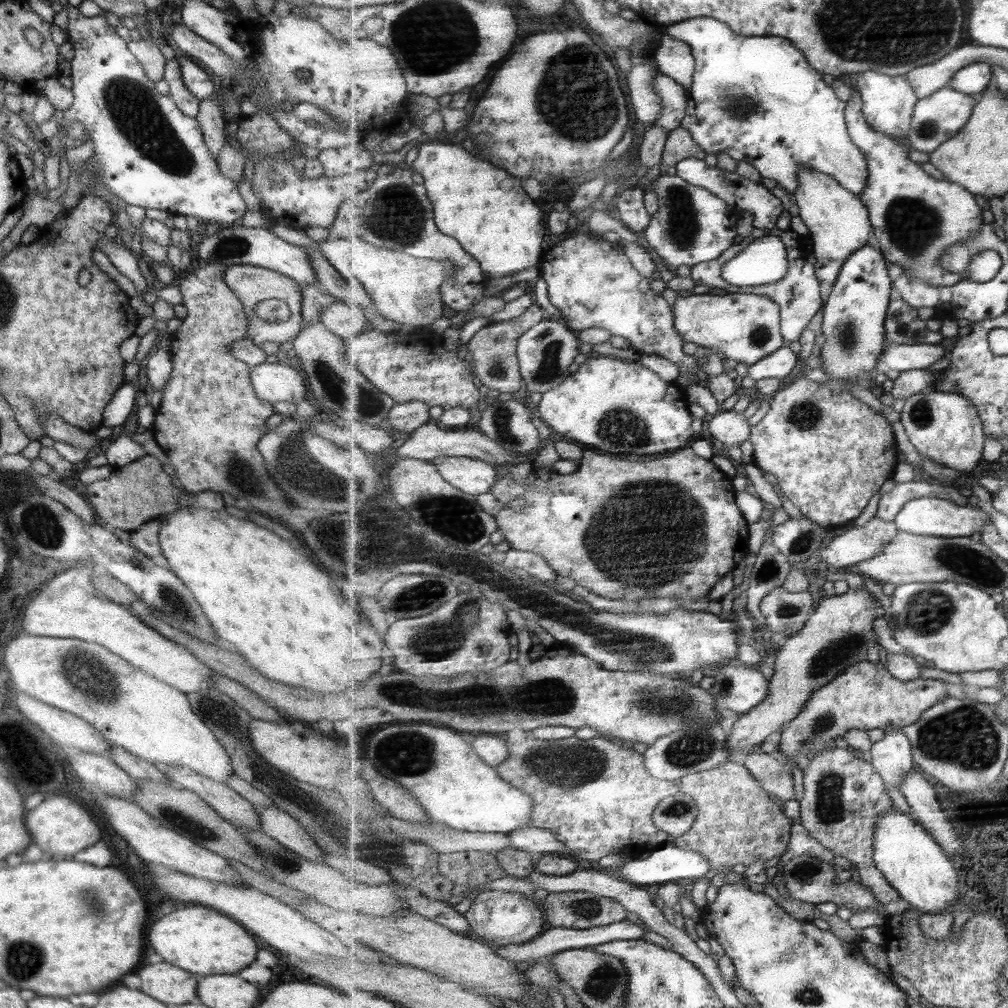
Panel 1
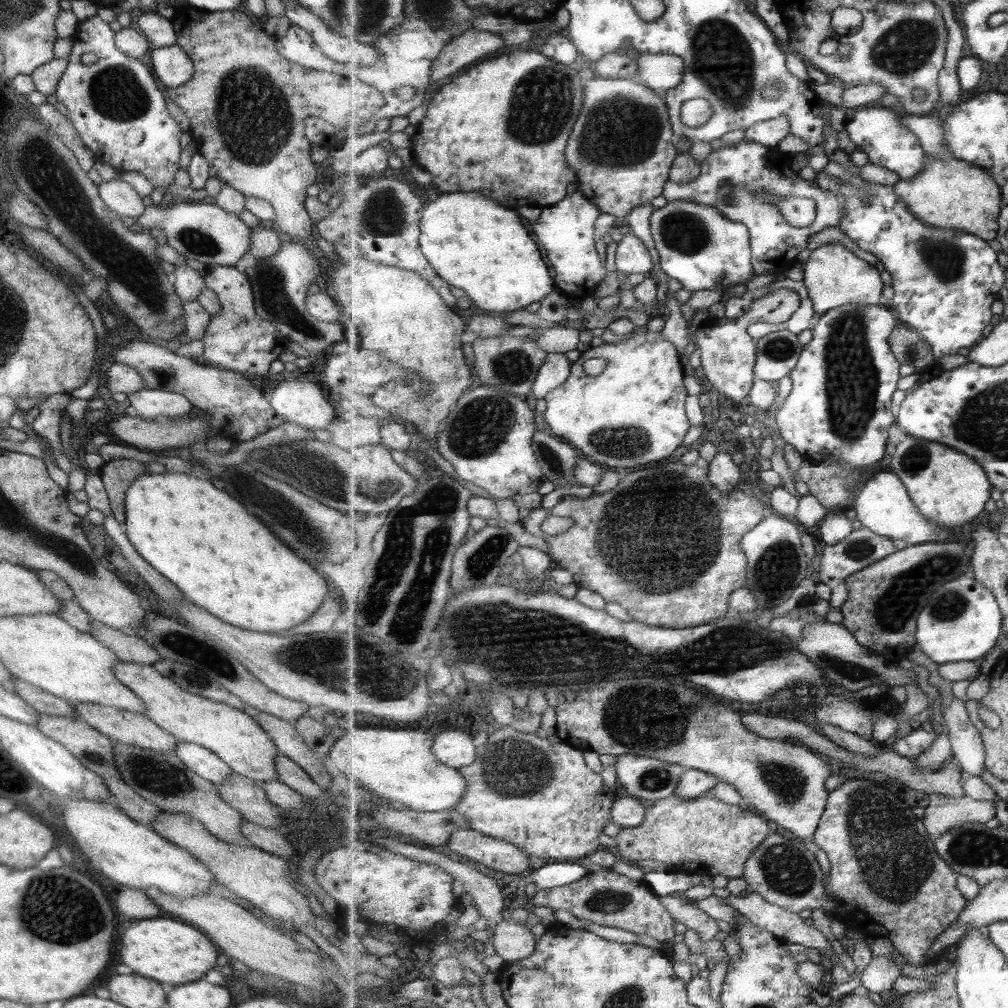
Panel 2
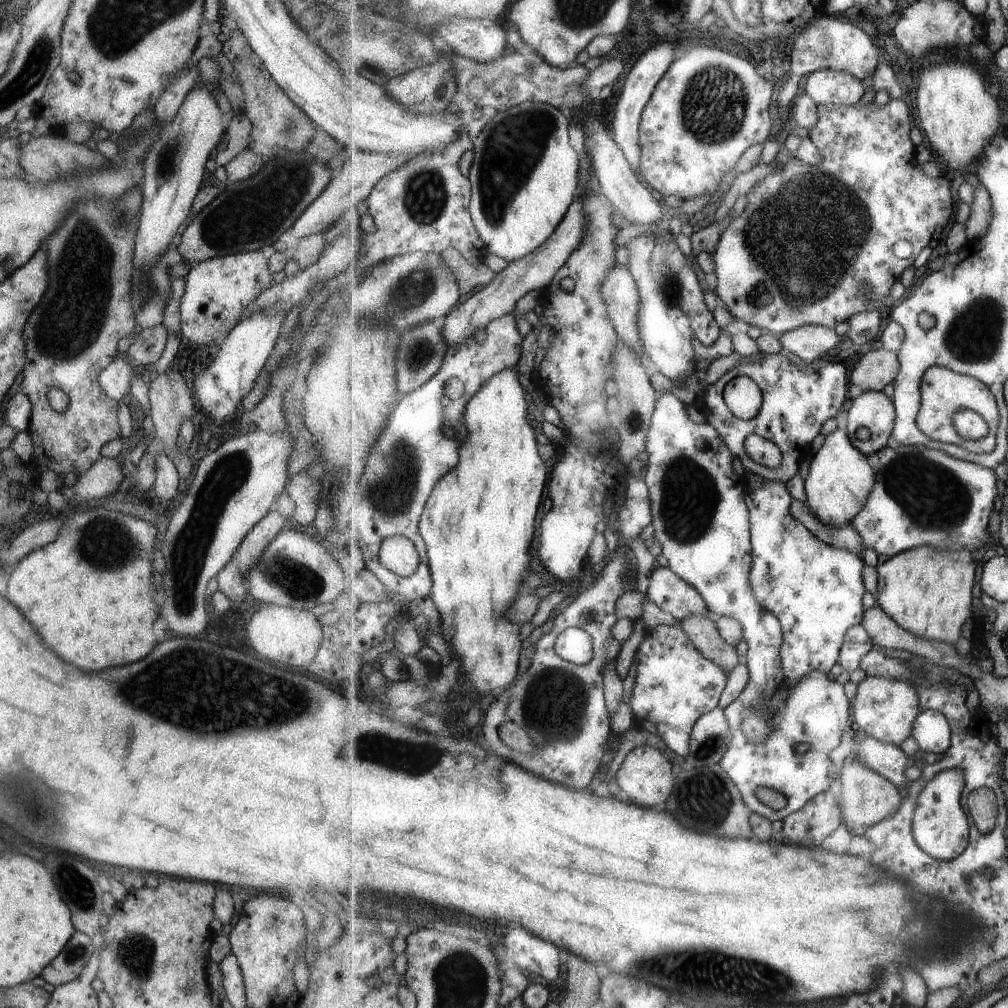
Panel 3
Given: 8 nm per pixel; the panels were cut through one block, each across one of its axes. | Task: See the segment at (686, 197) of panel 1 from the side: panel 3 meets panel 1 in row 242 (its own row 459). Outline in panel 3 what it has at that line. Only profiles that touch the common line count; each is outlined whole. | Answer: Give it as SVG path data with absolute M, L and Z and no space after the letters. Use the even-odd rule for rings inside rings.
M657 391L657 402L651 416L651 426L647 432L648 462L646 463L646 482L650 489L652 510L651 524L656 530L655 539L662 548L670 567L681 578L694 585L705 599L712 615L717 618L731 616L737 618L745 626L745 640L748 643L748 668L750 680L741 696L727 709L727 720L731 724L731 732L735 734L731 748L720 764L737 784L745 804L753 813L761 814L771 821L785 820L791 814L803 809L815 796L829 791L837 778L837 766L831 760L829 752L841 744L841 736L845 724L853 724L853 701L847 698L845 688L834 682L826 672L812 672L803 676L795 686L785 686L787 676L783 670L783 630L775 614L767 612L755 600L751 592L751 524L750 506L747 505L745 492L746 480L743 474L737 476L733 468L735 452L727 446L725 438L719 434L715 426L706 421L697 424L689 419L687 408L679 396L673 392ZM746 712L757 712L769 718L771 734L763 742L749 740L740 731L743 715ZM757 788L769 788L782 793L787 798L786 805L780 810L771 810L755 796Z

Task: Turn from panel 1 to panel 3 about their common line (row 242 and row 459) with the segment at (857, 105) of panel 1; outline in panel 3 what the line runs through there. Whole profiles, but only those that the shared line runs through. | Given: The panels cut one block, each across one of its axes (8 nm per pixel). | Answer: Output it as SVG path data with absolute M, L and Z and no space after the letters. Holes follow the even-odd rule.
M887 446L877 454L877 460L880 467L875 487L863 511L850 523L859 534L863 549L875 550L877 555L888 555L891 558L919 546L933 546L942 550L975 550L989 542L991 514L999 498L995 470L949 456L943 450L919 446Z

